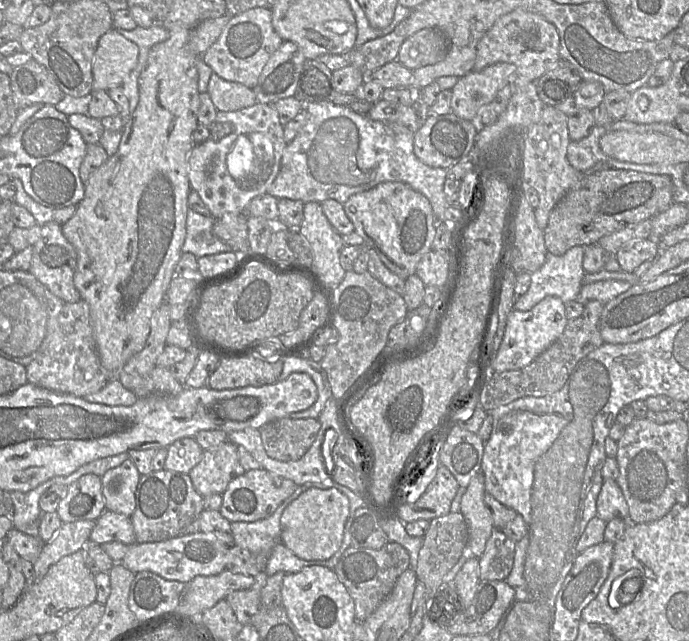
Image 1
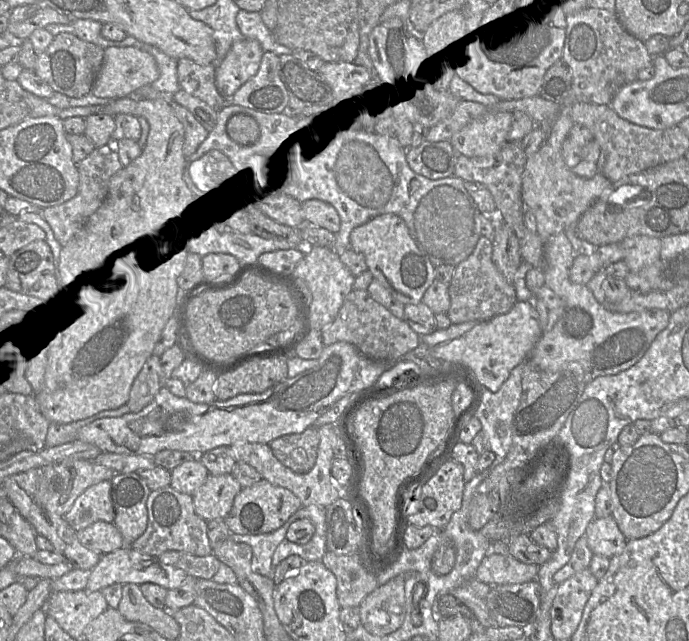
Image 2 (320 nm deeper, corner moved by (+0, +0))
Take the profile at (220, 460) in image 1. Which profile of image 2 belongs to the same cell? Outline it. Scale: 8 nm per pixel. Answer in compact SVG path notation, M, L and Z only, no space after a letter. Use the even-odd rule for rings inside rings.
M231 473L219 476L209 474L204 484L192 495L194 510L206 522L225 519L241 489Z

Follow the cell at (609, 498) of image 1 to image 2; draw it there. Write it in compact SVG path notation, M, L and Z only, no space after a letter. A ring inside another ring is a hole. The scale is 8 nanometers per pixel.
M612 516L594 518L587 526L585 536L593 554L611 558L623 552L627 540Z

